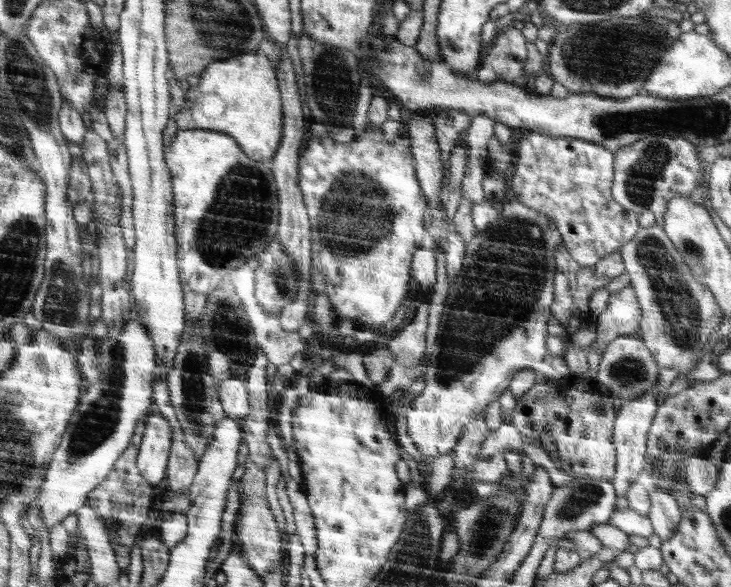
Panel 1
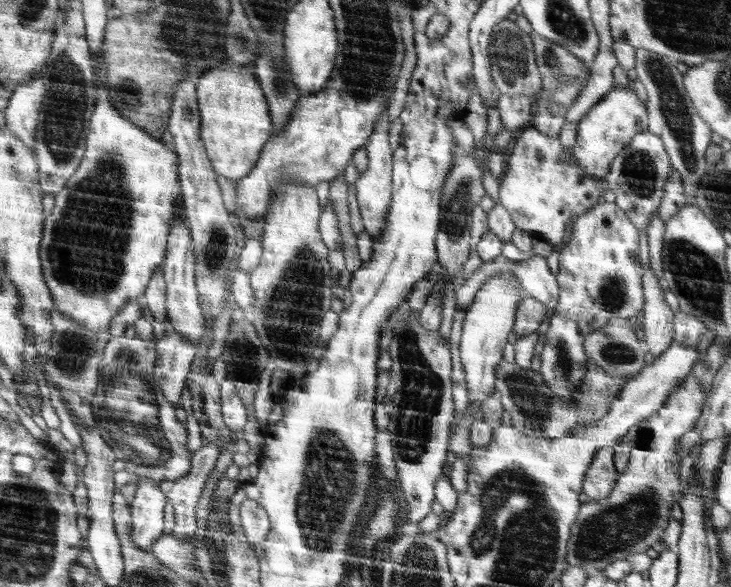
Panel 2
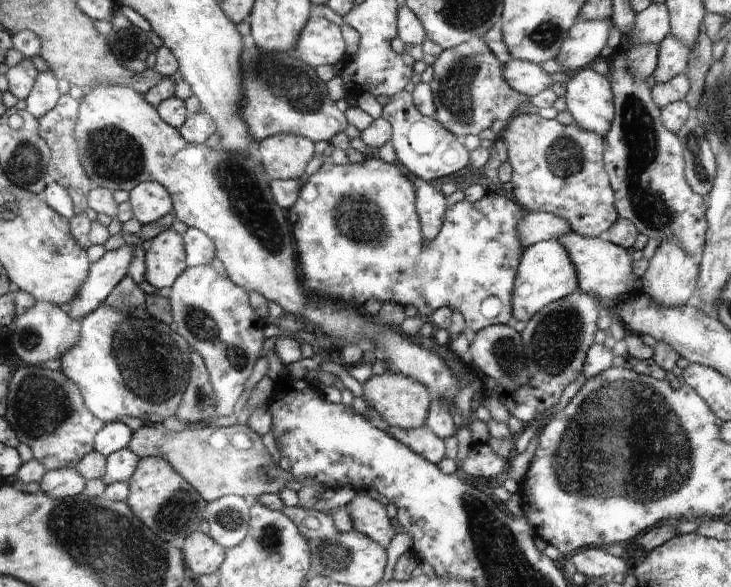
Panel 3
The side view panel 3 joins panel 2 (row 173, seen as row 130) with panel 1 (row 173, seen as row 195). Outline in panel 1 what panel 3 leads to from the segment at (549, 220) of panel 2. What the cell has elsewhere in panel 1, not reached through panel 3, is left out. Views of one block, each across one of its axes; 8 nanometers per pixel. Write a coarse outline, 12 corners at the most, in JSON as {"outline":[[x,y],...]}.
{"outline":[[526,132],[507,200],[548,214],[579,266],[618,254],[639,215],[614,152]]}

